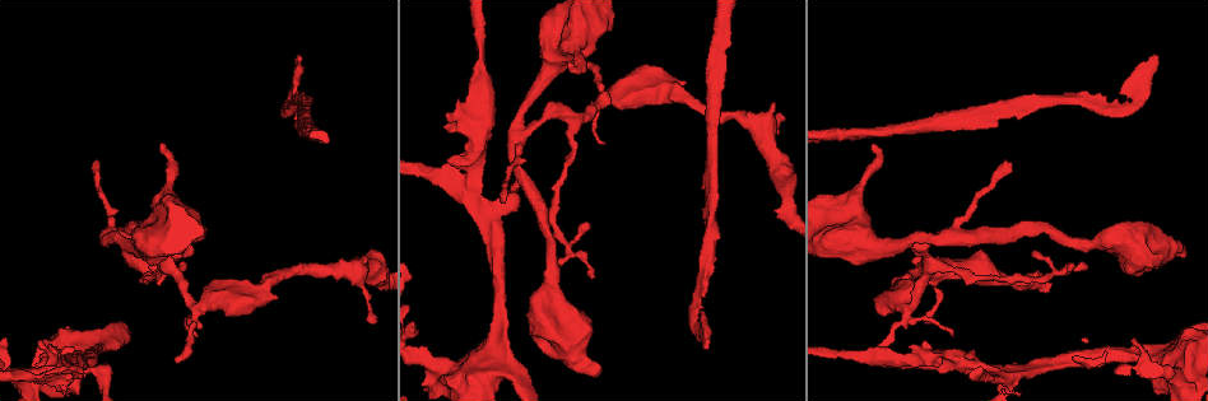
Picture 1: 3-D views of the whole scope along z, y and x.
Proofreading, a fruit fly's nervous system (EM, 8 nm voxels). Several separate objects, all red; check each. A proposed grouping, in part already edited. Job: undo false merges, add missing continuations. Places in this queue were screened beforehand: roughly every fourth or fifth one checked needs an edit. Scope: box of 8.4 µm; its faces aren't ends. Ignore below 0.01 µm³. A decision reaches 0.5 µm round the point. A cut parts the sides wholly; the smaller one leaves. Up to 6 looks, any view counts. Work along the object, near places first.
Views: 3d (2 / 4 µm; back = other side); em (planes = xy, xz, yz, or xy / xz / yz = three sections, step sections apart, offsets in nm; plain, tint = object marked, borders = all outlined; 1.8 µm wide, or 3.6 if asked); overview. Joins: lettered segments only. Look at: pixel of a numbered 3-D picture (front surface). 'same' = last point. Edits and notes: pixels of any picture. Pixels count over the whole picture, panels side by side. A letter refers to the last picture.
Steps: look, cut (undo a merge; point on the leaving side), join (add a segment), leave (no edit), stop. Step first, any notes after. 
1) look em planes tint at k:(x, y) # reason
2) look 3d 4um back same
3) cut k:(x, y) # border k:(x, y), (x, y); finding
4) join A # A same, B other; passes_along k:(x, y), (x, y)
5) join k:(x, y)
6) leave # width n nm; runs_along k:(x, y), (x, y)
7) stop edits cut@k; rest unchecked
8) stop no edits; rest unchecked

look em planes borders at 1:(507, 336) # an open end

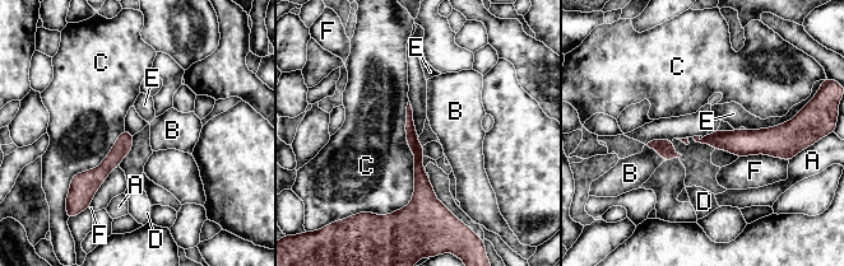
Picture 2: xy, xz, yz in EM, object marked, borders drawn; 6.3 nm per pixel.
leave # A other, B other, C other, D other, E other, F other; runs_along 2:(409, 112), (425, 210); none of them fits

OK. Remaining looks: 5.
look em yz step 4 tint at 1:(948, 234) # sudden change in width

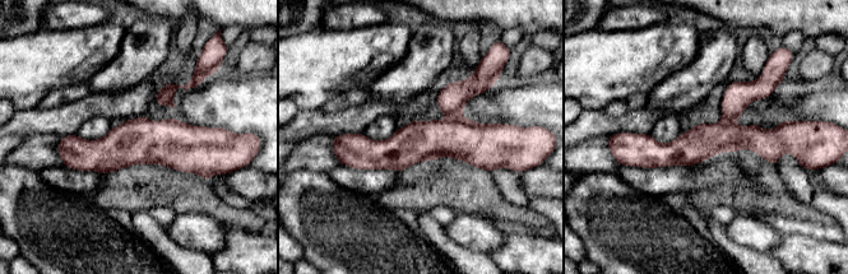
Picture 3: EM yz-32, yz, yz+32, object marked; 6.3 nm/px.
look em planes borders same

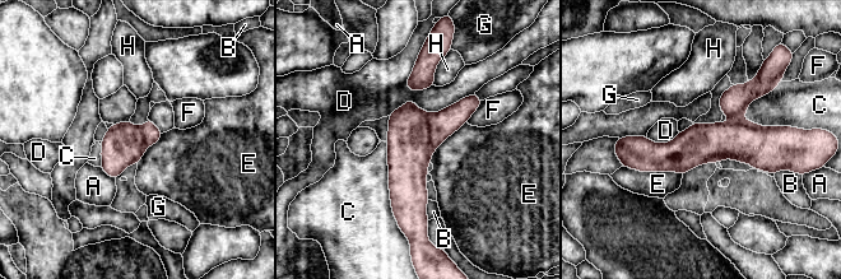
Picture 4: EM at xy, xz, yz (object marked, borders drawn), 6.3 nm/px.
cut 4:(445, 122) # width 260 nm; A other, B other, C other, D other, E other, F other, G other, H other; border 4:(430, 114), (428, 143), (432, 152); a second neuron is stuck on

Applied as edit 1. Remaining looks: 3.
stop edits cut@4; rest unchecked

